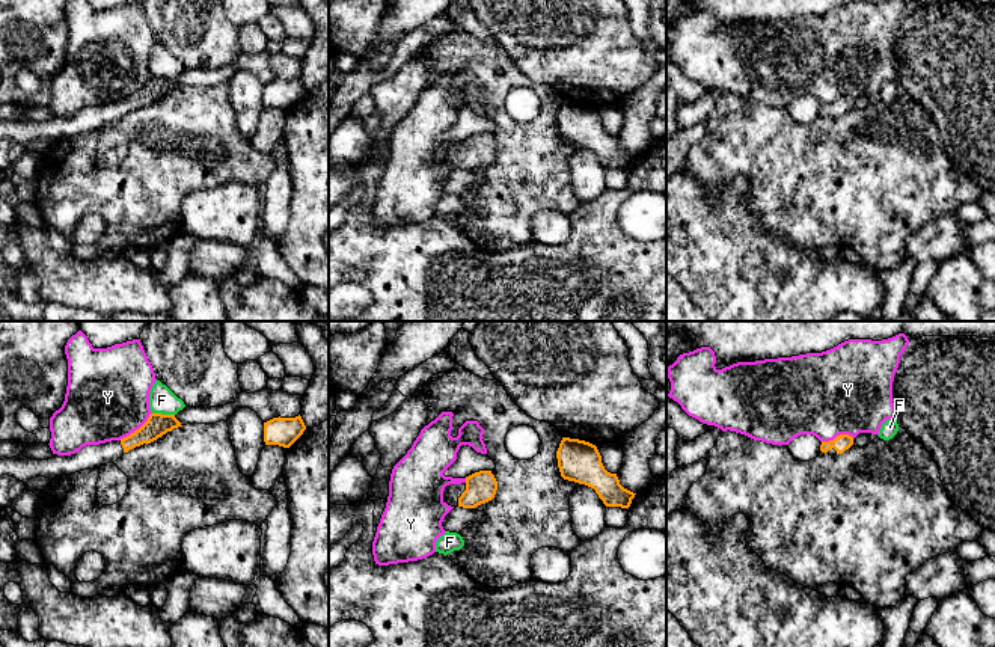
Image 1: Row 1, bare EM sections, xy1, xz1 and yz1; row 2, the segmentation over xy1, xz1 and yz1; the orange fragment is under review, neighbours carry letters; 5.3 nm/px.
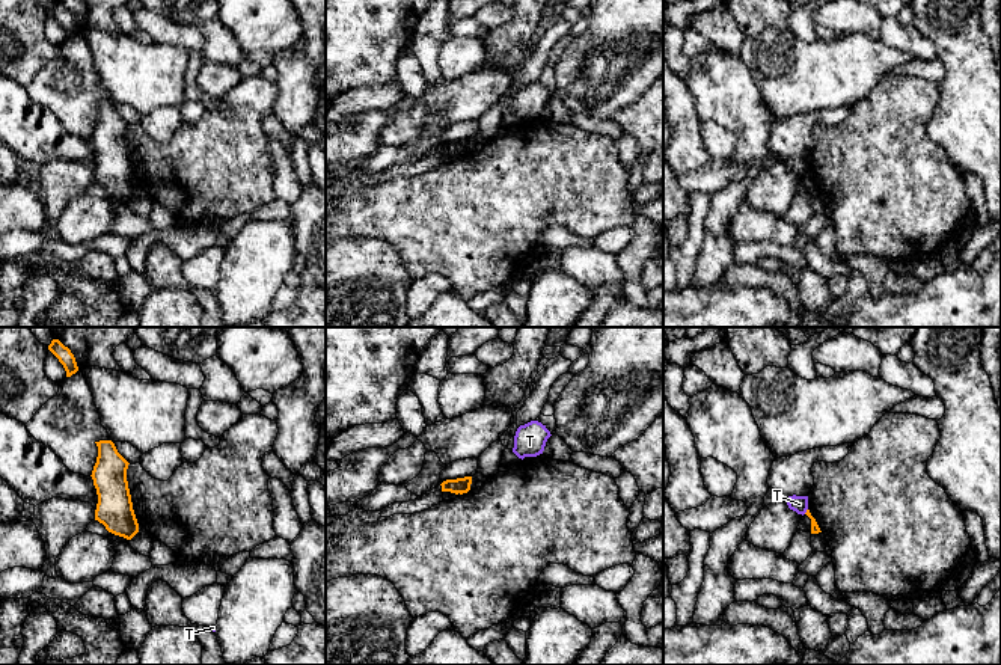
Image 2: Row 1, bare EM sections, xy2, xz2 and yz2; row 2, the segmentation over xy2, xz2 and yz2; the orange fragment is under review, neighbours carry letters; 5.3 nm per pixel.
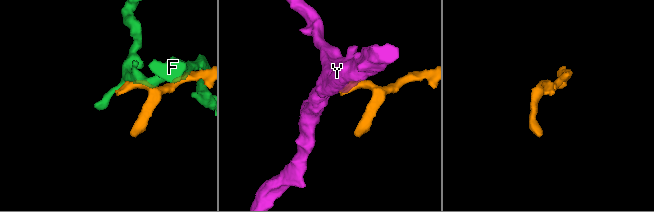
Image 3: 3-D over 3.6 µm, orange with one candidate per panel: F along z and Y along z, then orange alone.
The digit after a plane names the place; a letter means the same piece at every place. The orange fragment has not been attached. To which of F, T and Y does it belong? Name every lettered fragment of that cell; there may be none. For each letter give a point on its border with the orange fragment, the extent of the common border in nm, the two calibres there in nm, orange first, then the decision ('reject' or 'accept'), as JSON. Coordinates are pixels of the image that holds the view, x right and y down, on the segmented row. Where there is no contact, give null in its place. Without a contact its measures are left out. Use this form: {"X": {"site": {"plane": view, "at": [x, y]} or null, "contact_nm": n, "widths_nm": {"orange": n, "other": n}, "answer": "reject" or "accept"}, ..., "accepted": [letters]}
{"F": {"site": {"plane": "xy1", "at": [163, 415]}, "contact_nm": 120, "widths_nm": {"orange": 120, "other": 140}, "answer": "reject"}, "T": {"site": {"plane": "yz2", "at": [807, 511]}, "contact_nm": 40, "widths_nm": {"orange": 50, "other": 90}, "answer": "reject"}, "Y": {"site": {"plane": "xy1", "at": [136, 430]}, "contact_nm": 220, "widths_nm": {"orange": 120, "other": 440}, "answer": "reject"}, "accepted": []}

